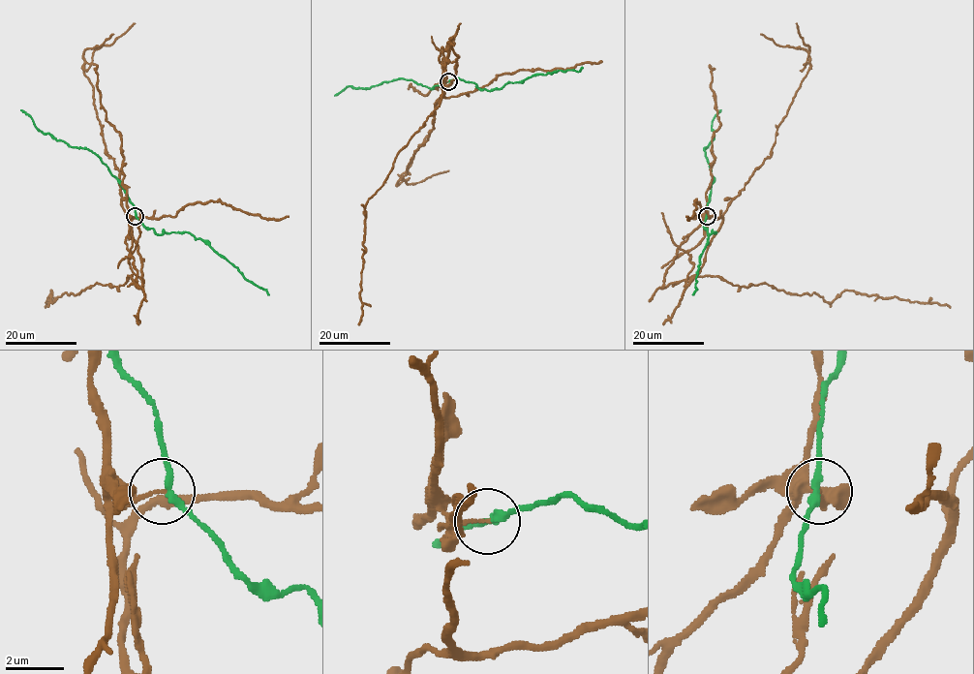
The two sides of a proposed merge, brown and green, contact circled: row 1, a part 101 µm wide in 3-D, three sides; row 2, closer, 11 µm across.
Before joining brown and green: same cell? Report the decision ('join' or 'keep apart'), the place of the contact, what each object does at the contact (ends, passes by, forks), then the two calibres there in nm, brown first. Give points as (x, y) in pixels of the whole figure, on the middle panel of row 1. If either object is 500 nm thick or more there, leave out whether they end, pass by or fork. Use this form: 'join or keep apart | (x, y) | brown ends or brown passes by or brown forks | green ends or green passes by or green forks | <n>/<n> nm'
keep apart | (448, 81) | brown ends | green passes by | 110/240 nm

